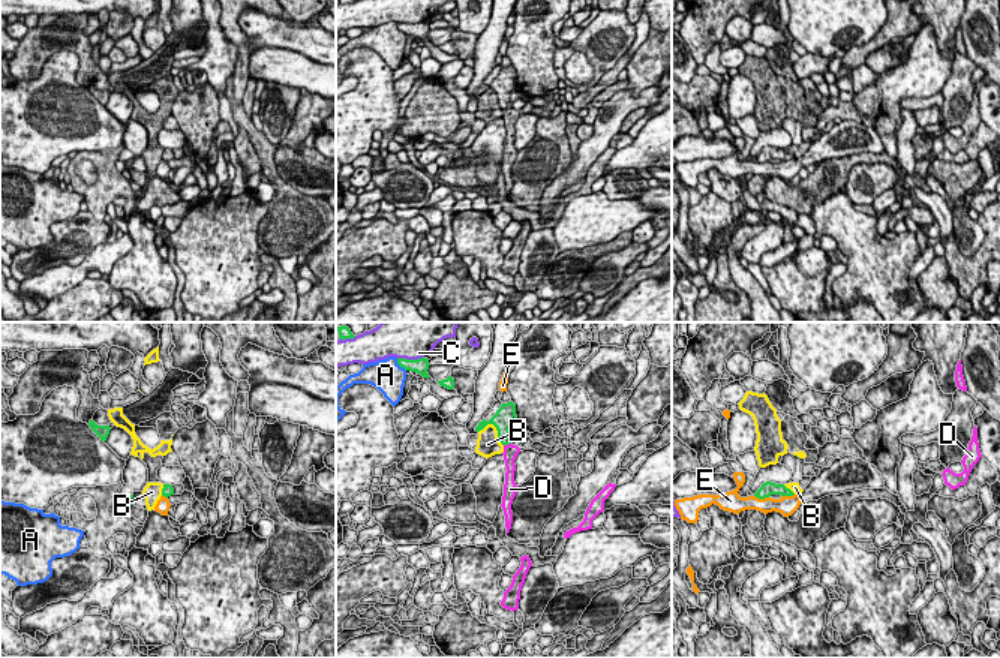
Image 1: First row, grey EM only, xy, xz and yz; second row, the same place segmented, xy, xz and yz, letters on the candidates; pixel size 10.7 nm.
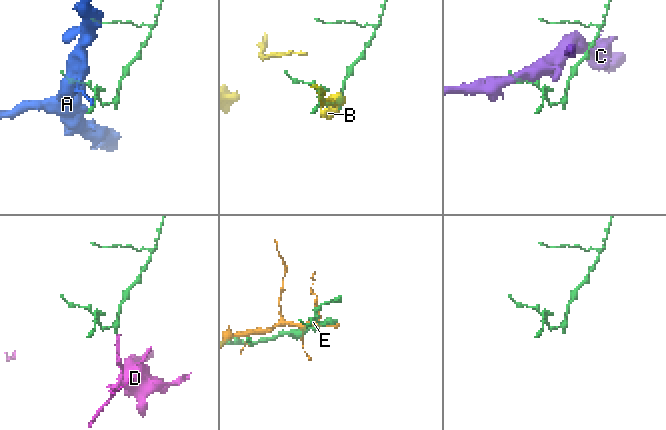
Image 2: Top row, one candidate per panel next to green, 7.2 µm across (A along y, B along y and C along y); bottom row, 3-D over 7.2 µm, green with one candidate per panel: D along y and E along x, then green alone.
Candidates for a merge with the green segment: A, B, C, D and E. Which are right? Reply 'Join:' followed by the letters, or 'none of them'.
Join: D

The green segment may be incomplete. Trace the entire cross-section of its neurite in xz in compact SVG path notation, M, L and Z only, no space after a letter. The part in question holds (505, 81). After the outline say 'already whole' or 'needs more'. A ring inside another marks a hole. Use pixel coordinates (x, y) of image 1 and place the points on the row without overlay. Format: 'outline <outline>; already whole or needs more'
outline M513 66L502 67L501 72L489 85L483 84L478 87L475 96L483 94L487 88L493 88L496 91L499 106L504 109L502 118L504 118L507 136L505 136L504 160L502 160L501 171L504 174L505 192L508 198L513 187L511 168L519 151L514 147L514 135L516 135L514 124L520 117L520 112L517 109L513 109L510 102L510 91L517 88L516 69Z; needs more

